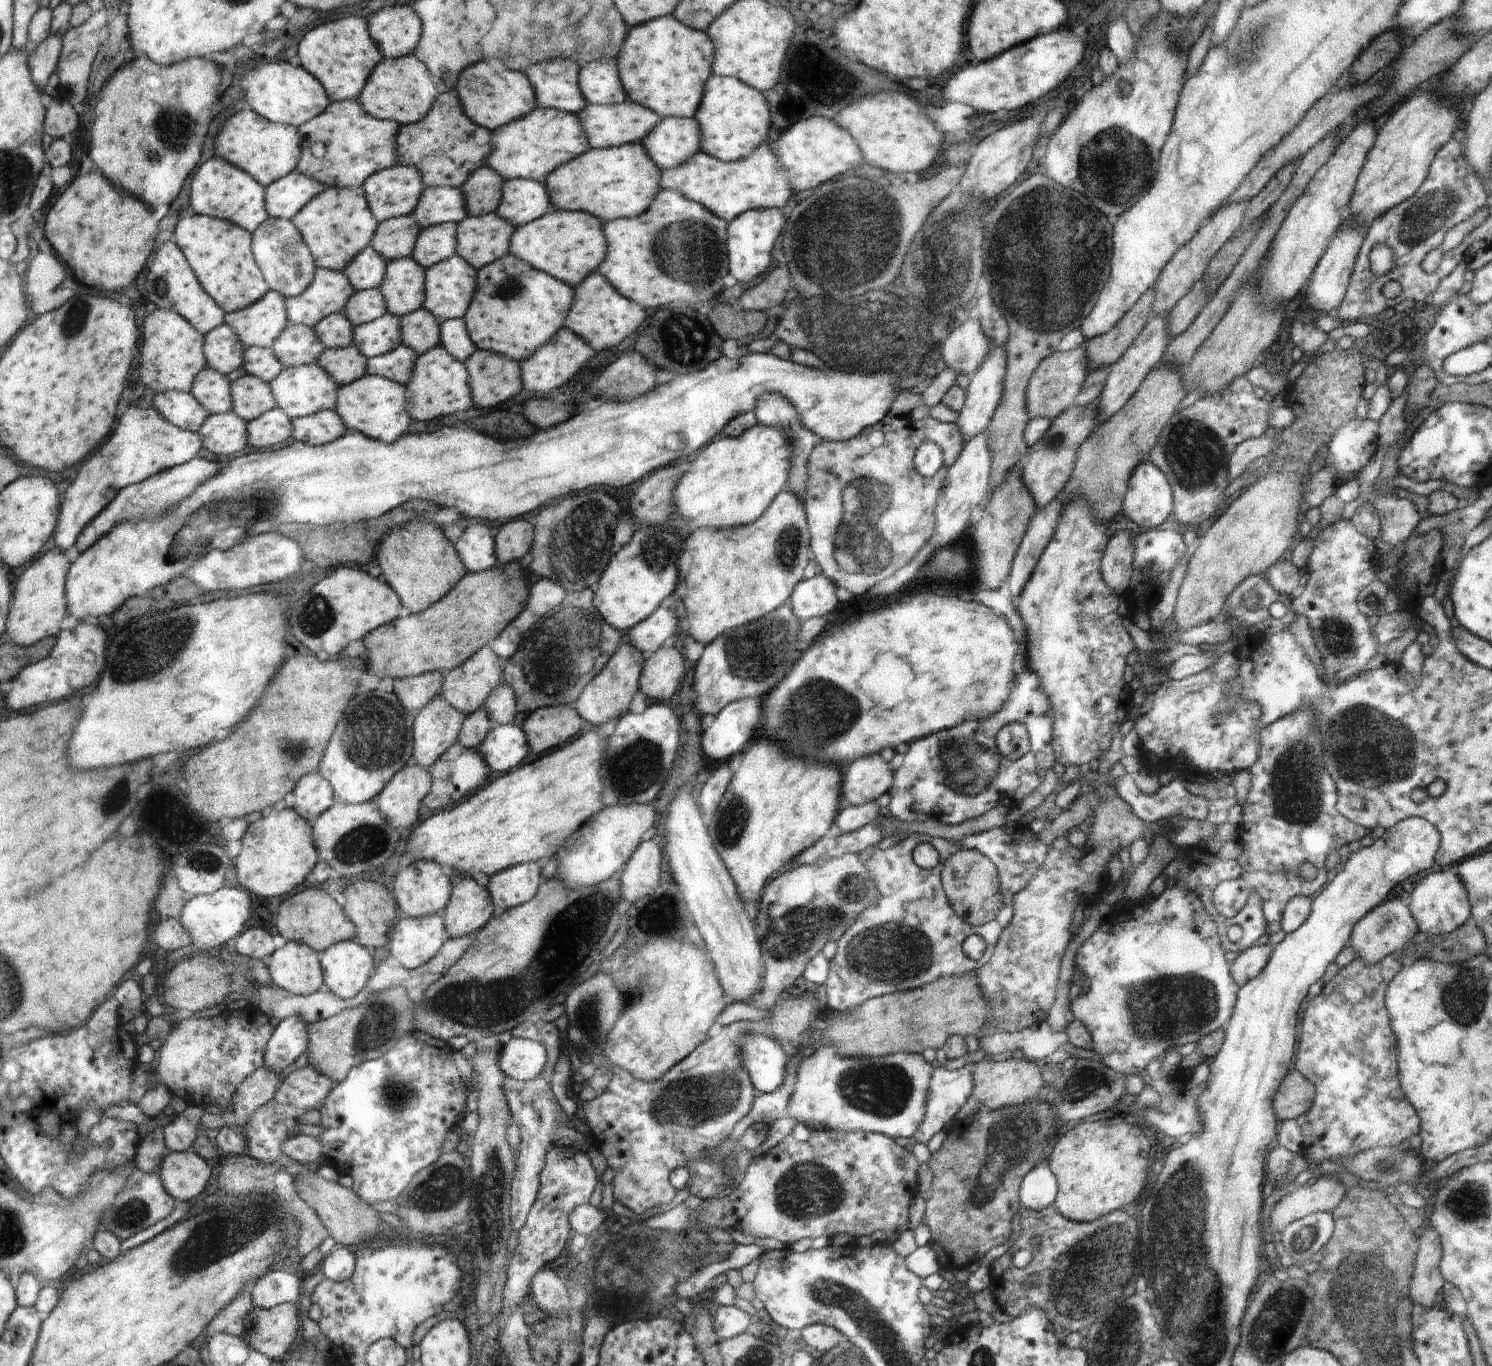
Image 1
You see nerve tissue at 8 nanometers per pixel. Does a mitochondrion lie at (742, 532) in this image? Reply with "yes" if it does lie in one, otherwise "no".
no

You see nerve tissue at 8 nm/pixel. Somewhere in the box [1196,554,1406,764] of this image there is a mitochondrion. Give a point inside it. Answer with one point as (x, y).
(1338, 636)

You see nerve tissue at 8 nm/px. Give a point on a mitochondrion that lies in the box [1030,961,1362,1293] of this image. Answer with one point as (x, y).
(1161, 1008)

